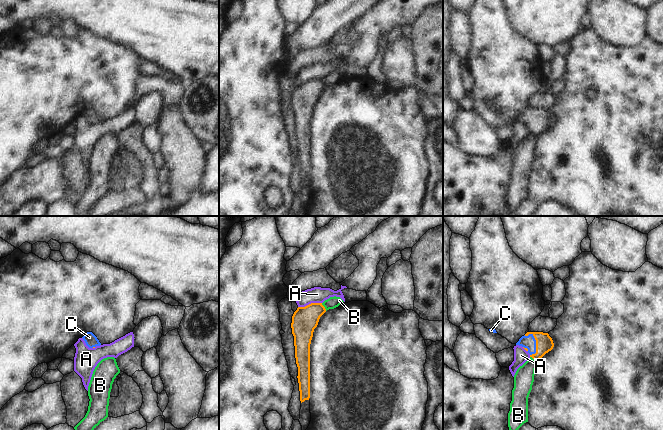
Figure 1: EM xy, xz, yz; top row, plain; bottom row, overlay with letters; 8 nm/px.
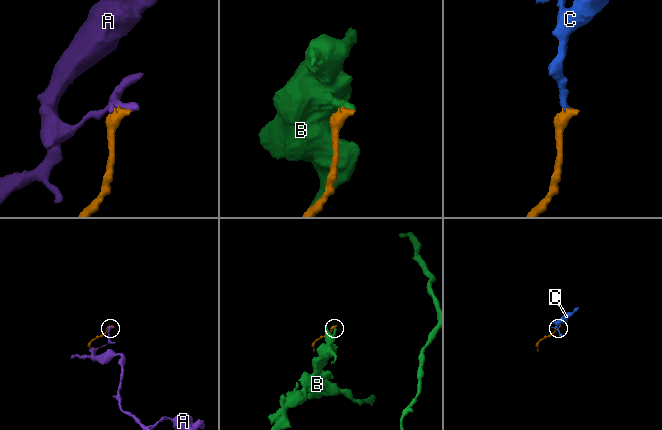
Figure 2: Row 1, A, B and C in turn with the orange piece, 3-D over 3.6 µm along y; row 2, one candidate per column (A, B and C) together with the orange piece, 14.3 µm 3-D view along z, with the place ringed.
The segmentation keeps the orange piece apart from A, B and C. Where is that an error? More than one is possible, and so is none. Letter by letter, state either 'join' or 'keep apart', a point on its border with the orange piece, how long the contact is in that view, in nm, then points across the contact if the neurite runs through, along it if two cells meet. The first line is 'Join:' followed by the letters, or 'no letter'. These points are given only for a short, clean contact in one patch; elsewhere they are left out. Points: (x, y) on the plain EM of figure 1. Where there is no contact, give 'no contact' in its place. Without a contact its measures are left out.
Join: C
A: keep apart | xz (309, 80) | 200 nm | along xz (321, 78), (311, 78), (298, 83)
B: keep apart | xz (324, 83) | 80 nm | along xz (321, 79), (326, 86)
C: join | yz (536, 121) | 180 nm | across yz (544, 119), (536, 121), (529, 118)

